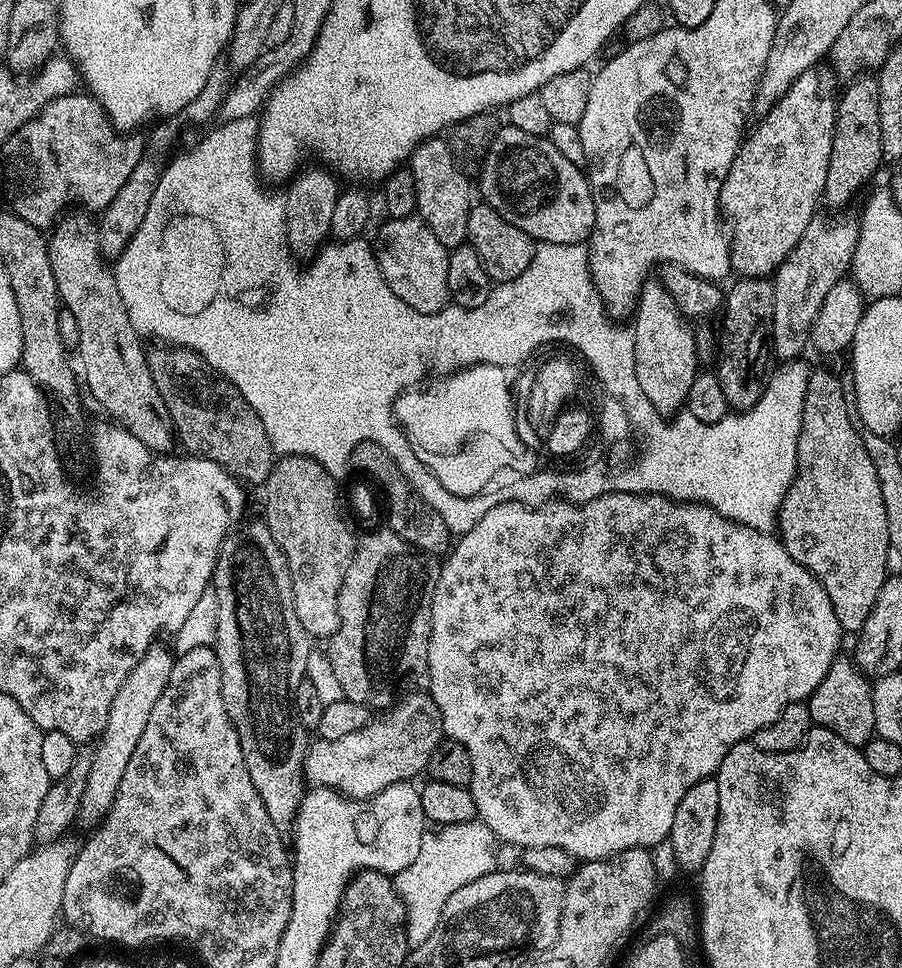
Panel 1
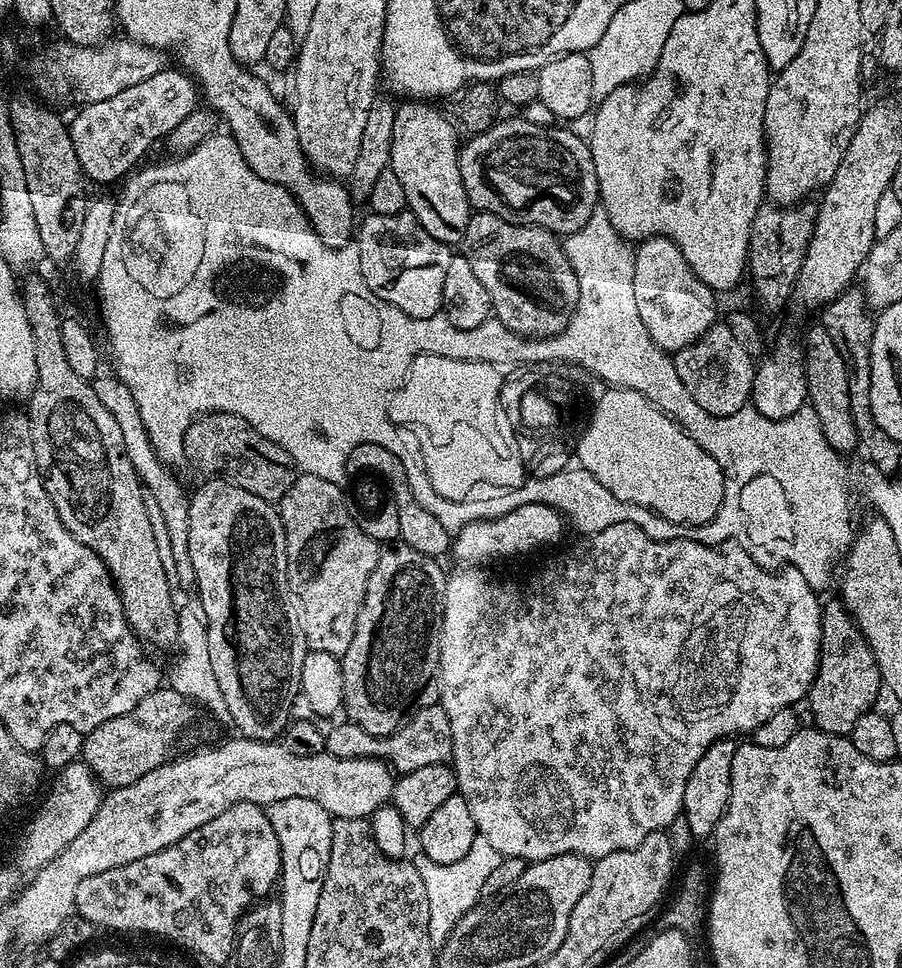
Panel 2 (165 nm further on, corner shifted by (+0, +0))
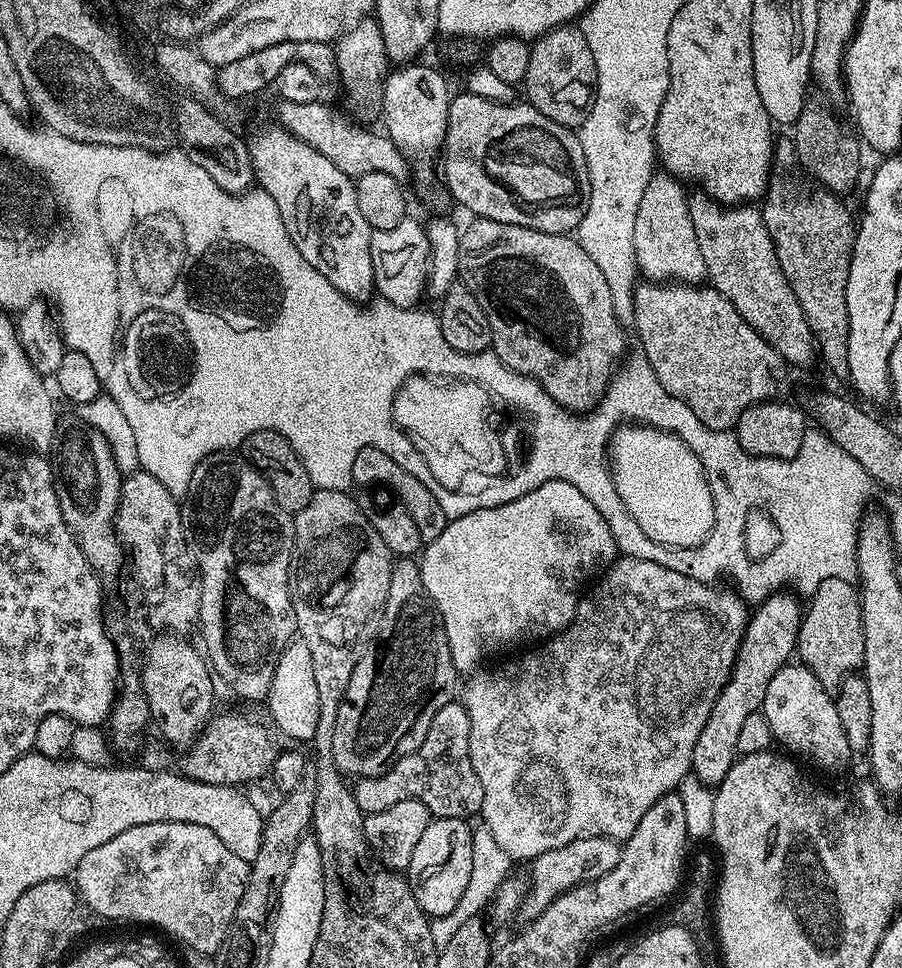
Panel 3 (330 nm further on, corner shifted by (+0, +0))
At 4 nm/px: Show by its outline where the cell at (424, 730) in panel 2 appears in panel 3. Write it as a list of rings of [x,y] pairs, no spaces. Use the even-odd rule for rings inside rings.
[[[463,703],[447,704],[434,714],[434,722],[430,722],[430,730],[426,730],[426,738],[414,754],[406,754],[386,772],[361,776],[355,783],[356,801],[366,814],[386,810],[394,802],[417,800],[436,818],[475,817],[482,806],[482,782],[478,782],[474,762],[470,762],[470,714]]]

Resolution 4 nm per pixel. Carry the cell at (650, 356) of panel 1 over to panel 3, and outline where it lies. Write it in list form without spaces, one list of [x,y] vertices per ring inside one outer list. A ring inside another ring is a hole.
[[[660,170],[652,175],[646,186],[646,194],[642,194],[638,218],[634,218],[634,254],[637,269],[643,275],[645,272],[649,281],[699,285],[707,277],[706,262],[702,262],[702,250],[698,250],[698,237],[694,235],[694,222],[690,222],[689,193],[684,192],[684,188],[685,185],[675,176]]]

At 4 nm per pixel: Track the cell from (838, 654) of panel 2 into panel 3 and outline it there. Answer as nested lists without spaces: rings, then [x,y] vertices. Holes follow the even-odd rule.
[[[826,578],[807,601],[800,618],[795,655],[822,682],[827,692],[839,692],[847,676],[859,673],[864,666],[864,615],[857,585],[842,578]]]

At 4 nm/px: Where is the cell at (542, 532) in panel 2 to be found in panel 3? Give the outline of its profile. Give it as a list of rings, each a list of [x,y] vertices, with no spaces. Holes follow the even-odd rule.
[[[551,480],[538,486],[538,490],[530,490],[530,494],[522,494],[522,498],[514,498],[514,502],[493,502],[489,508],[449,519],[446,530],[438,538],[427,541],[418,563],[422,586],[446,630],[456,671],[472,674],[487,656],[503,648],[543,642],[563,632],[574,618],[586,585],[597,574],[611,568],[616,559],[614,534],[610,534],[606,518],[598,514],[598,506],[578,486]]]

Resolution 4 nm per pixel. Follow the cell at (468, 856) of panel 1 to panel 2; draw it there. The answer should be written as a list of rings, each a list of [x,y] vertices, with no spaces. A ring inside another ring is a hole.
[[[477,834],[470,850],[458,862],[439,864],[432,862],[422,854],[415,857],[414,863],[418,874],[422,874],[422,886],[426,886],[426,898],[430,901],[430,938],[433,945],[446,942],[450,930],[458,926],[458,918],[479,904],[482,899],[482,886],[486,886],[486,878],[496,869],[502,859],[498,850],[486,837]]]

